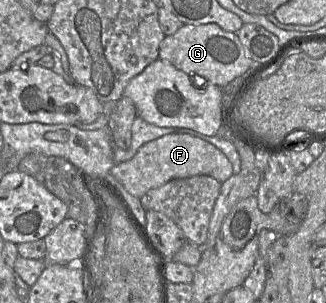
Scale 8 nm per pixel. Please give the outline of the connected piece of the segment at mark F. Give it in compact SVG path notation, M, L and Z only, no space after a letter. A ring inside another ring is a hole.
M167 134L142 145L128 161L115 164L110 174L134 197L141 198L150 189L174 179L210 176L223 183L233 175L232 164L217 147L188 134Z

